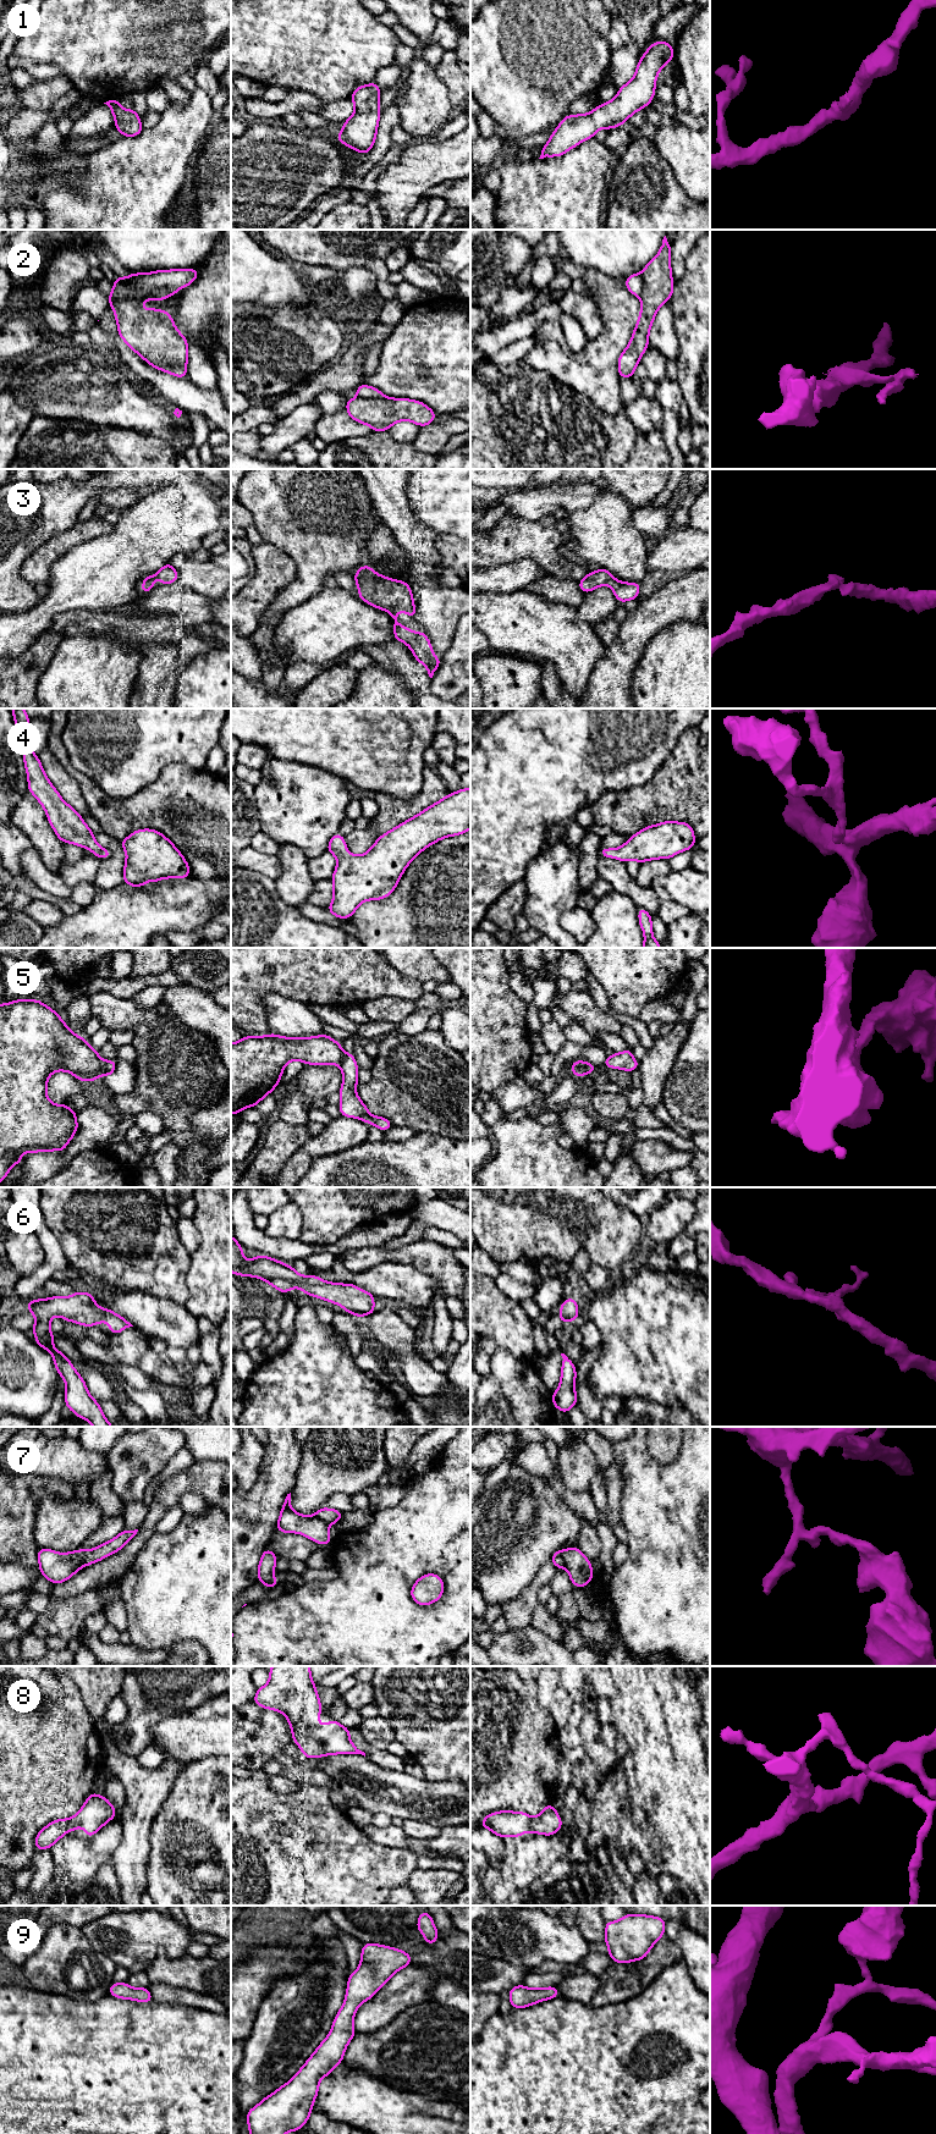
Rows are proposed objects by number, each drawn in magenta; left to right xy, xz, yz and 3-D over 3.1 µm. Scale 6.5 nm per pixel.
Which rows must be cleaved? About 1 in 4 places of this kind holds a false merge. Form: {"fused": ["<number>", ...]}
{"fused": ["2", "5", "7"]}

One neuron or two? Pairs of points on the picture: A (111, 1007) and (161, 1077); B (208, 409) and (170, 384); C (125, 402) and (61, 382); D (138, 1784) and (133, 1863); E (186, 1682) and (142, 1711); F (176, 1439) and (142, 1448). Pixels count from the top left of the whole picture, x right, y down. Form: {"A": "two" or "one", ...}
{"A": "one", "B": "one", "C": "one", "D": "one", "E": "one", "F": "one"}

